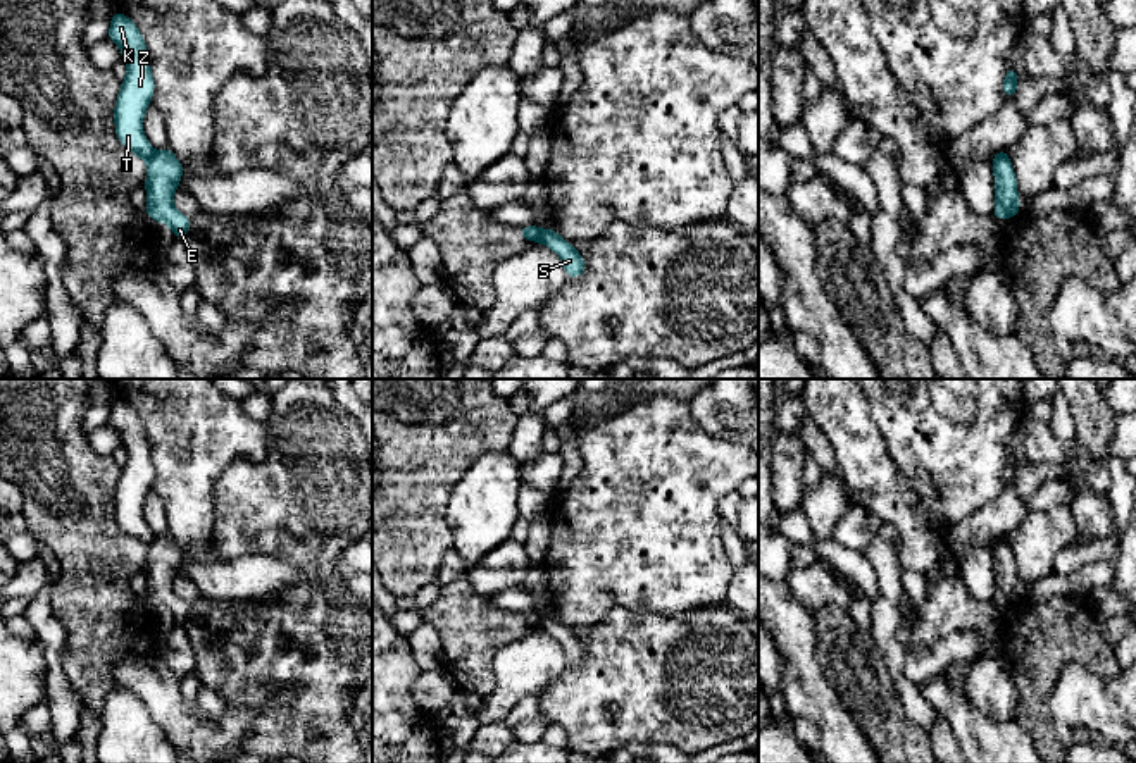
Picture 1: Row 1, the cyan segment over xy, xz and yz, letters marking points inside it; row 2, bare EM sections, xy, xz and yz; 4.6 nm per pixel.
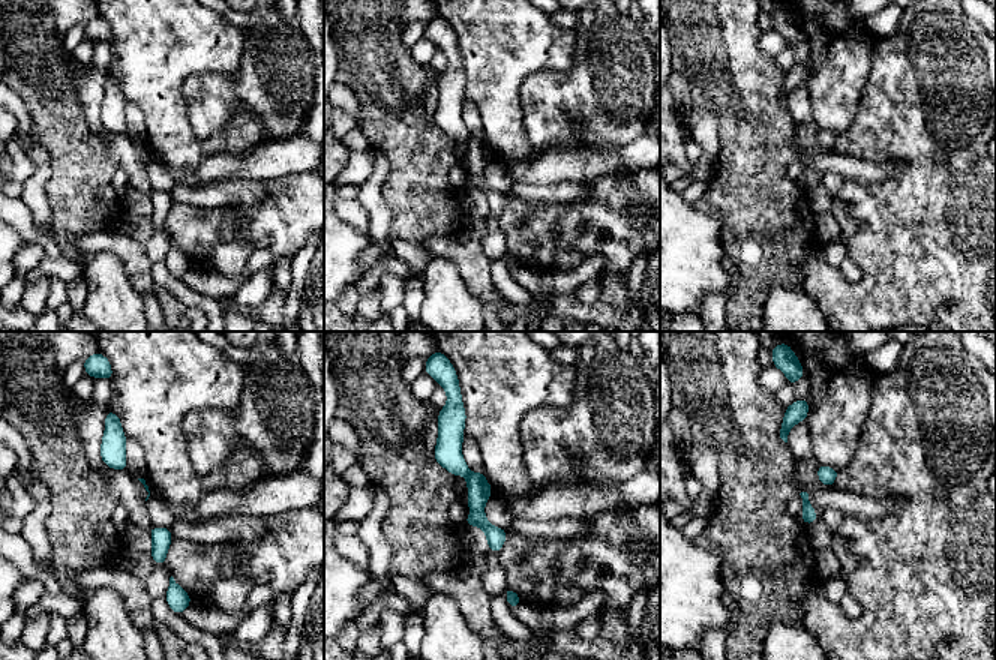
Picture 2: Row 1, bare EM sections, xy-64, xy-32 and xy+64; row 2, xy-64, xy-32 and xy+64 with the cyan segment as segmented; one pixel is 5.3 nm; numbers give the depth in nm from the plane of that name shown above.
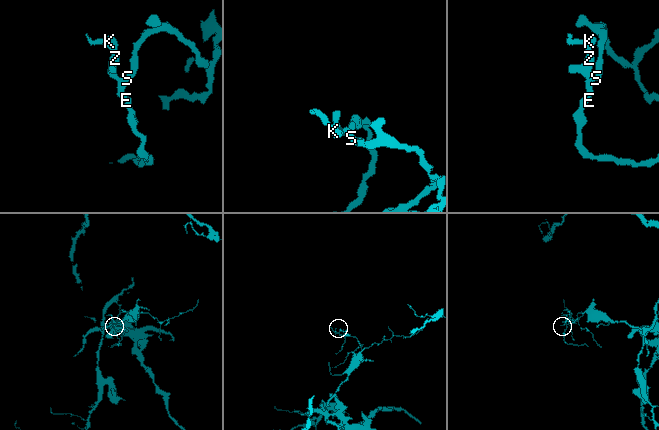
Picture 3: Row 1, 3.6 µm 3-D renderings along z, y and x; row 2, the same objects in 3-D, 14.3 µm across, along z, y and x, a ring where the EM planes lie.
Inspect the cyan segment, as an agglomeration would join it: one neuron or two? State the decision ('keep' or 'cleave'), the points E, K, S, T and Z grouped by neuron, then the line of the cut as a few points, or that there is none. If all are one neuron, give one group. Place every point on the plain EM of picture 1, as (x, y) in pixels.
cleave | E S / K T Z | xz (540, 615), (536, 627)

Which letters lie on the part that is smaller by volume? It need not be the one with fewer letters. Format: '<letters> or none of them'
K, T, Z

